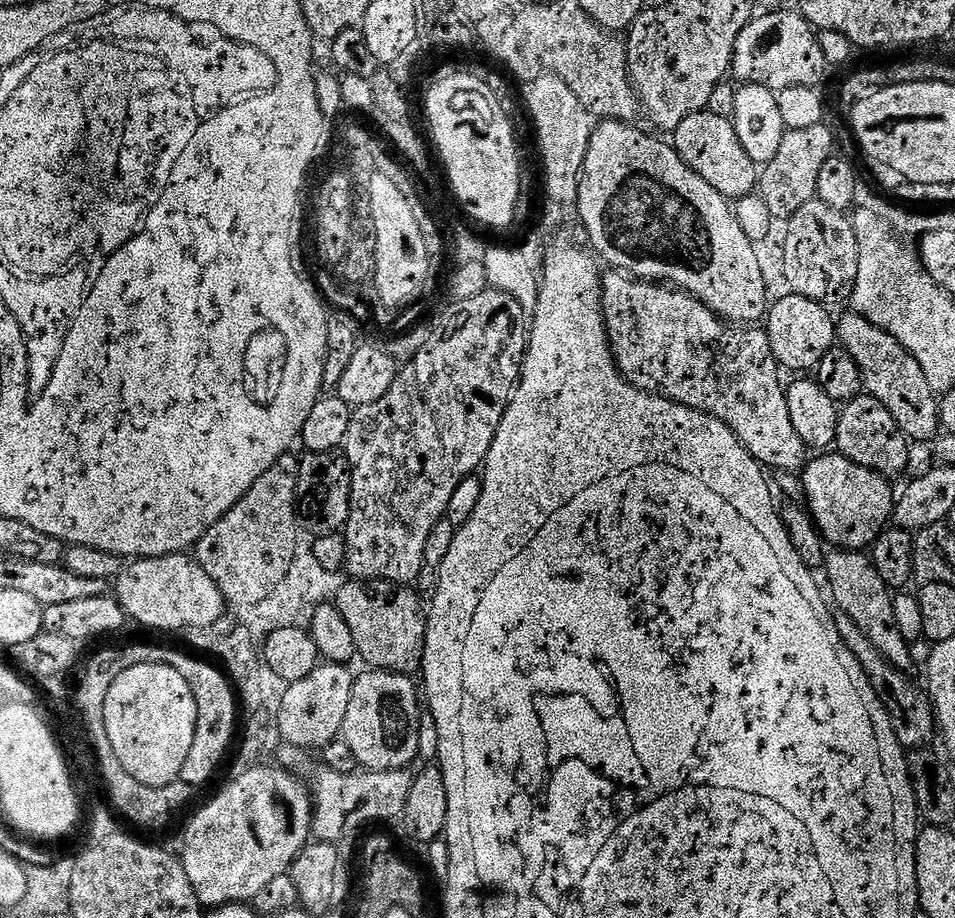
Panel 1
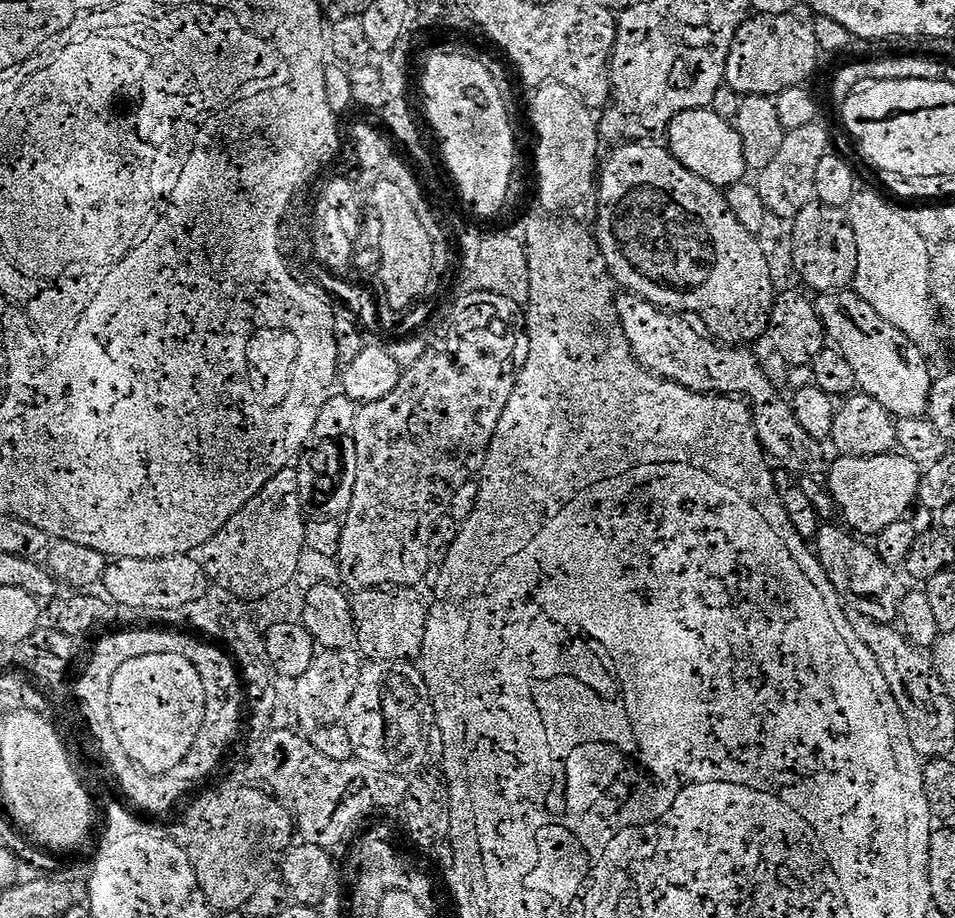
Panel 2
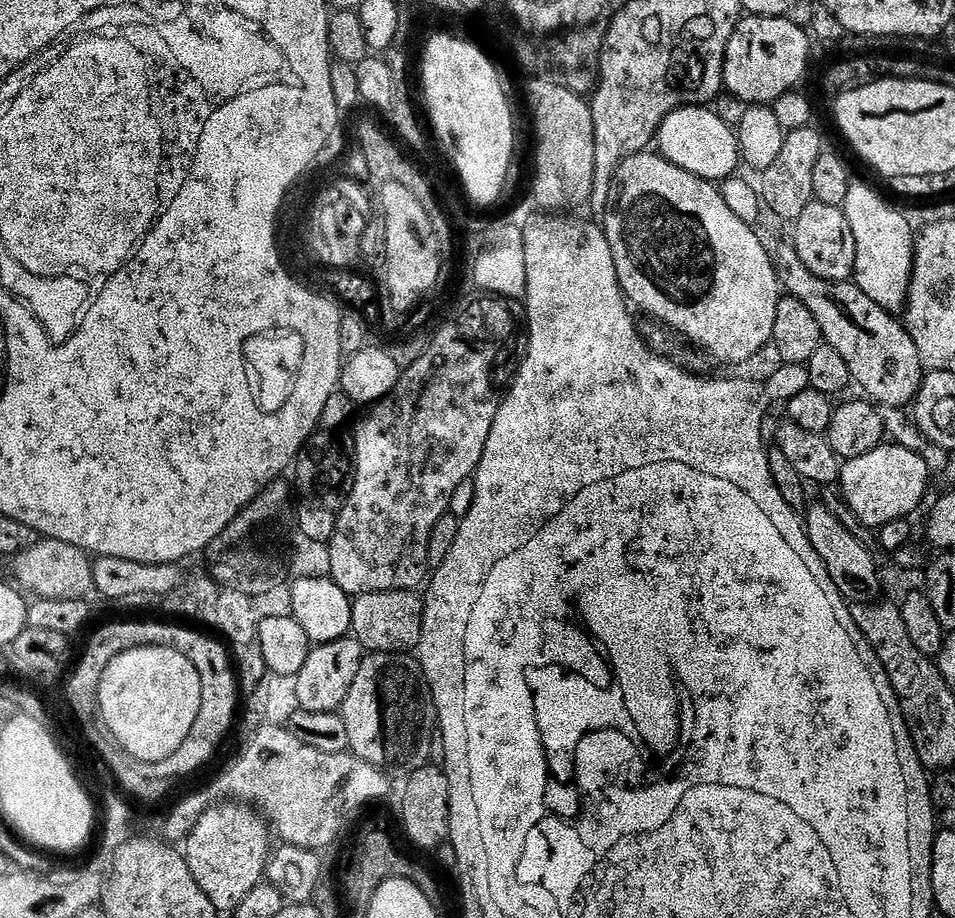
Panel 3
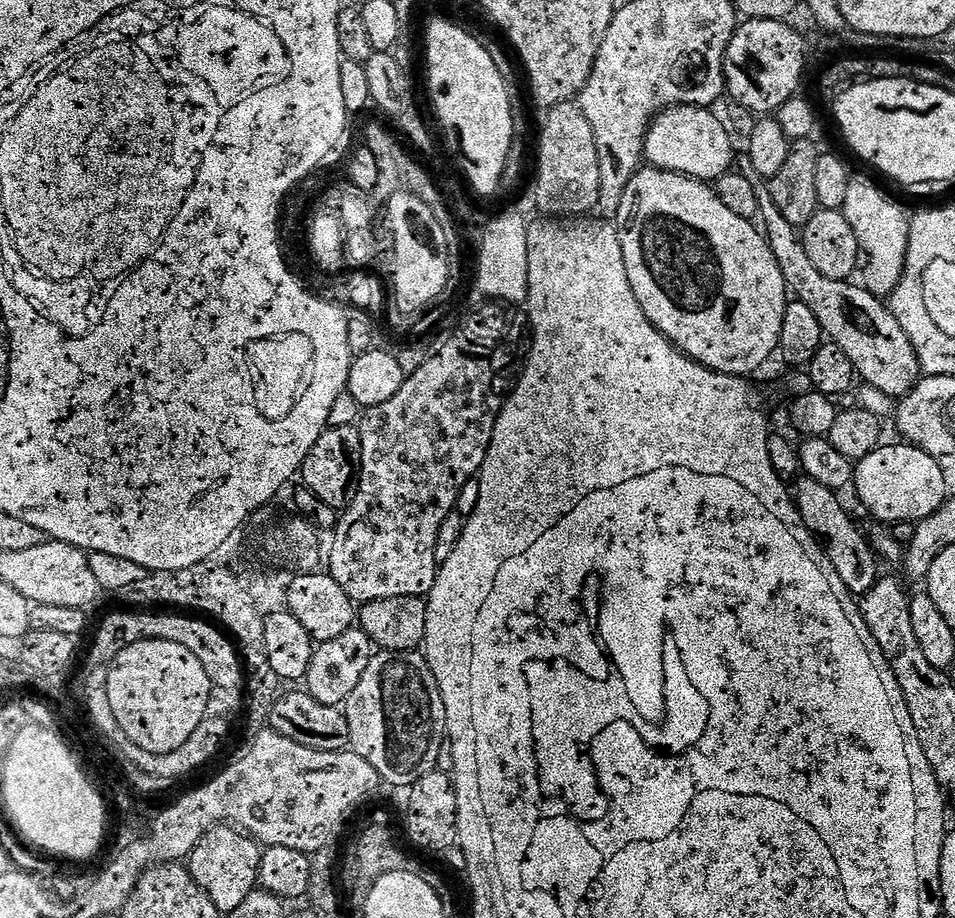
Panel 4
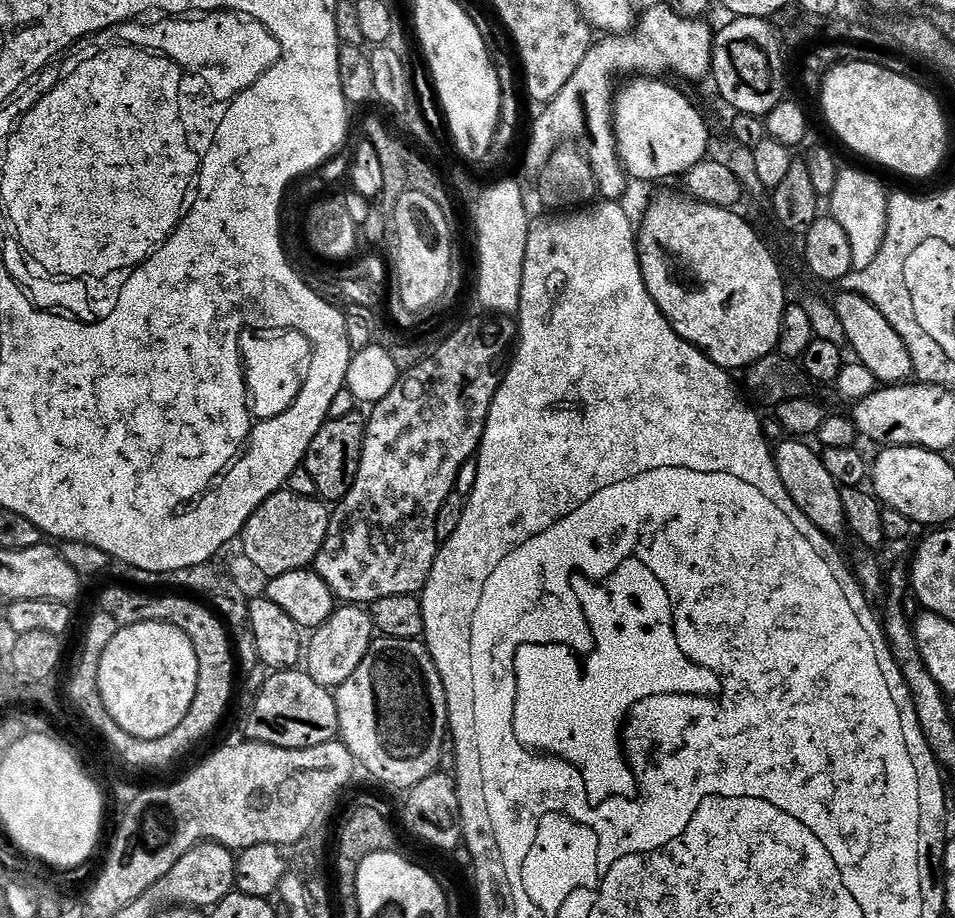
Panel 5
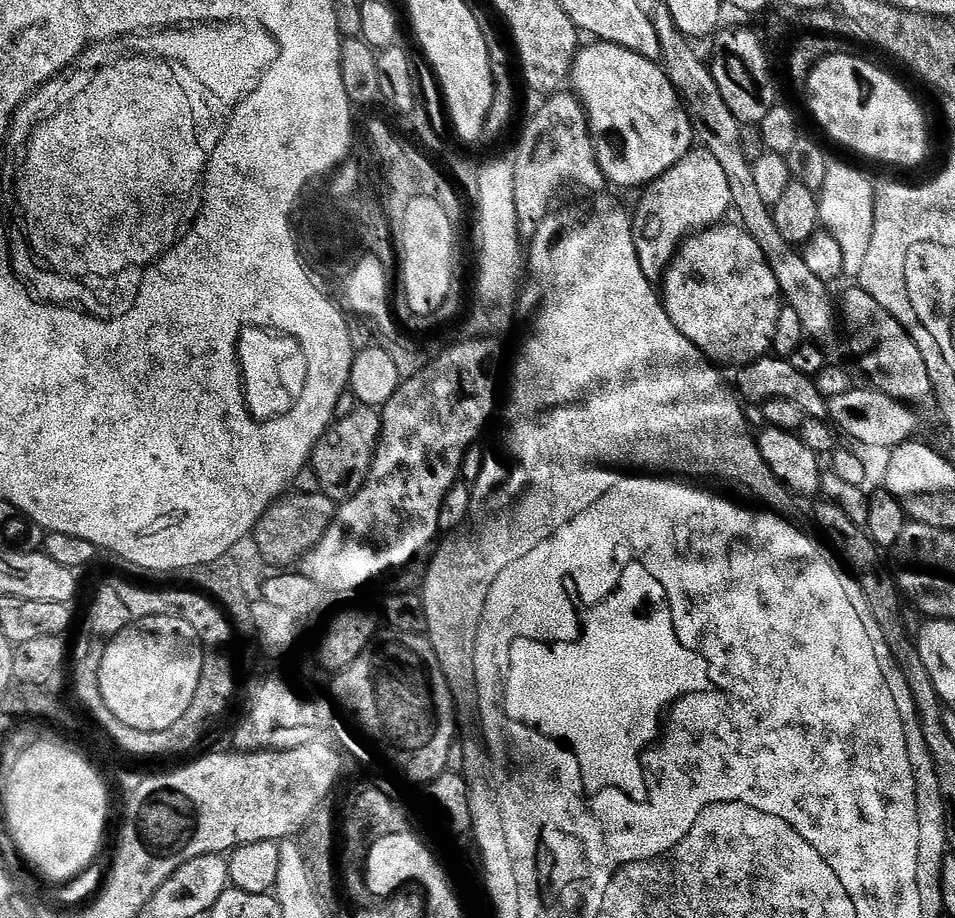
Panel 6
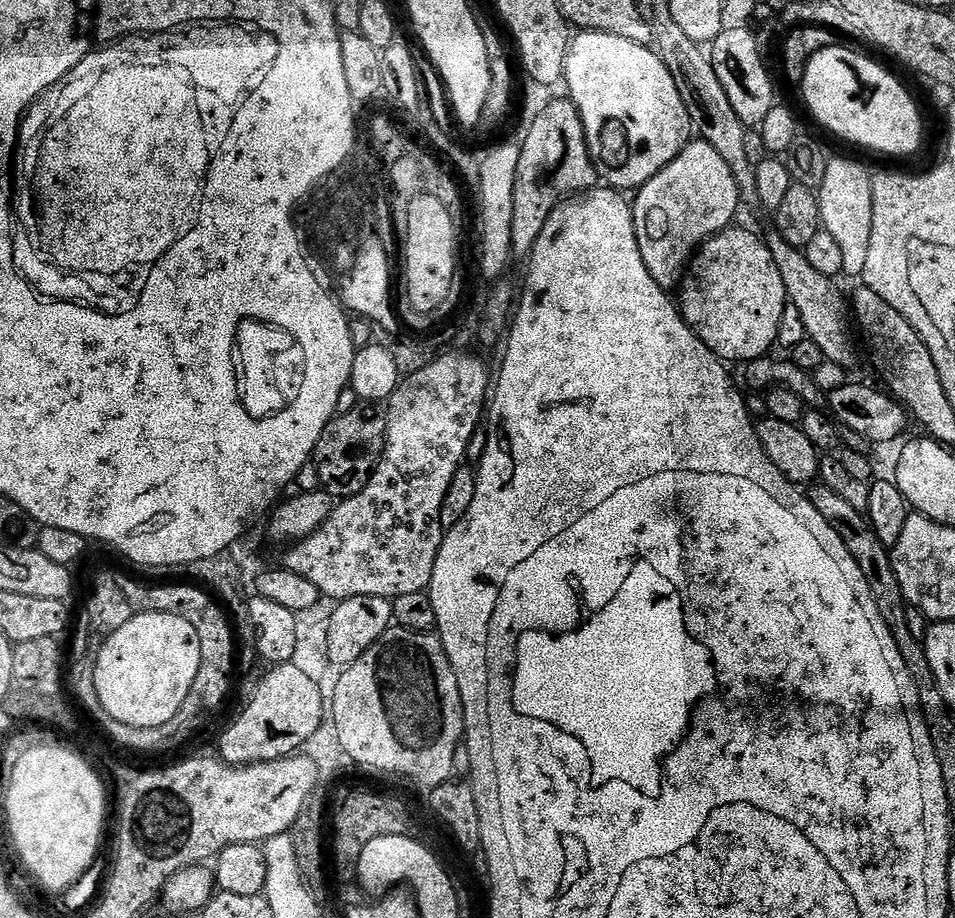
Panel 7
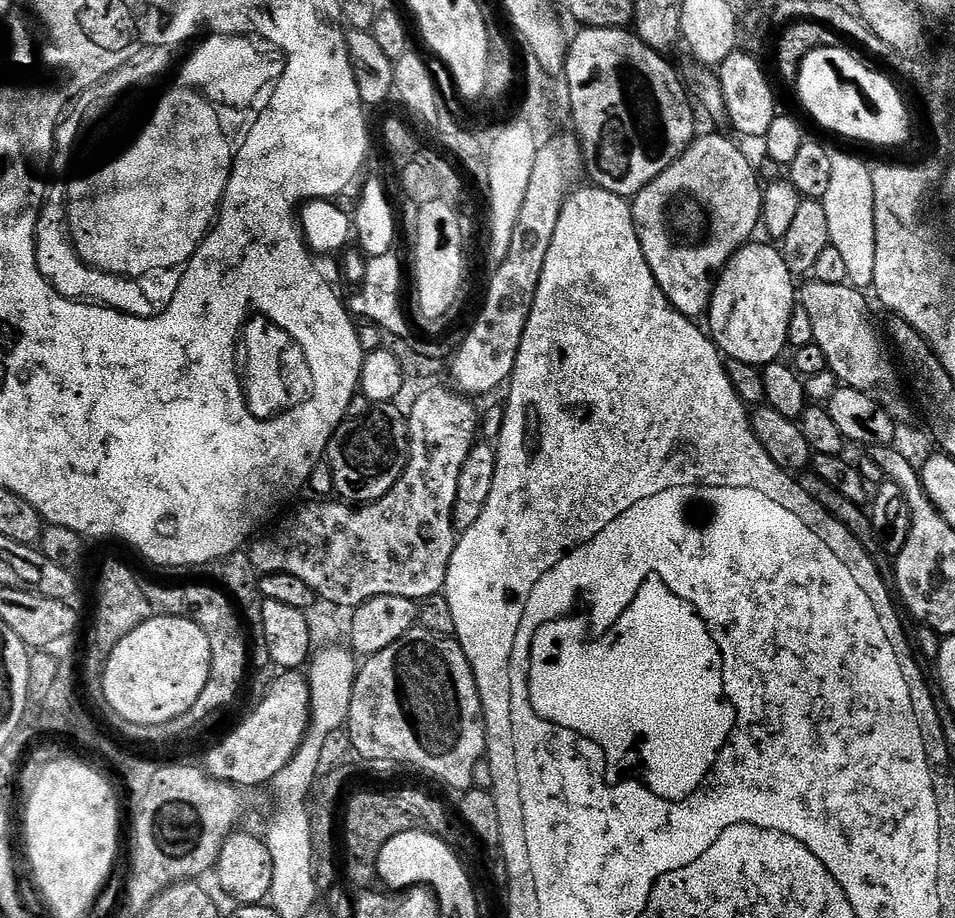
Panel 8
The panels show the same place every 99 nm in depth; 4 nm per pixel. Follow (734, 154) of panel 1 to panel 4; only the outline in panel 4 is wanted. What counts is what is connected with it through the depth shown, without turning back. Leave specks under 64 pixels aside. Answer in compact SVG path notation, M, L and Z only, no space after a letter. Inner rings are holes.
M677 104L656 113L644 134L642 156L653 168L681 172L696 180L715 181L732 164L732 140L718 117L704 106Z

